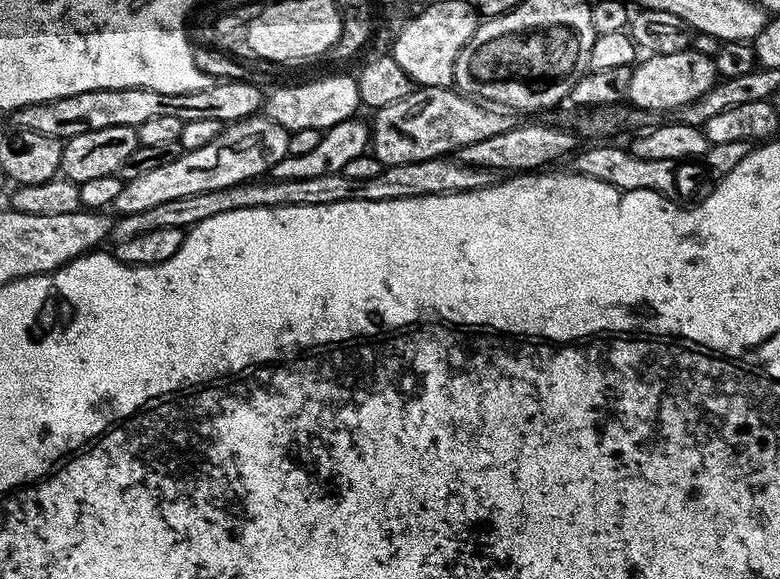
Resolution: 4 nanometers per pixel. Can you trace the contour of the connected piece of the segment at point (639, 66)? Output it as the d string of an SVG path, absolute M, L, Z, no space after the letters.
M689 50L678 54L648 54L633 67L626 100L633 108L672 114L676 109L694 102L694 98L702 98L706 90L716 85L717 79L713 57L701 52Z

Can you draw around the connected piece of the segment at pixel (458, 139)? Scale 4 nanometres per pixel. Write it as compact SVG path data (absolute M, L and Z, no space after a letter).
M417 87L402 102L394 102L385 108L375 109L376 121L370 124L370 152L378 158L381 166L401 164L402 162L422 162L432 156L447 156L459 153L462 146L470 142L482 142L482 138L491 138L493 134L502 134L502 130L516 127L518 120L511 111L497 110L487 103L456 91L455 87L422 88Z

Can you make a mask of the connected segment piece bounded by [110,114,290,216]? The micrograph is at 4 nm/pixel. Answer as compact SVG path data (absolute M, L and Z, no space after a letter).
M263 114L250 116L247 120L235 120L221 130L214 142L206 142L206 146L198 150L182 153L167 166L158 166L147 174L138 174L138 178L124 181L122 190L118 190L118 198L114 198L110 206L111 211L120 216L138 214L138 210L150 210L161 202L170 202L170 198L222 190L263 177L288 155L289 135L285 128L278 126L278 122Z

